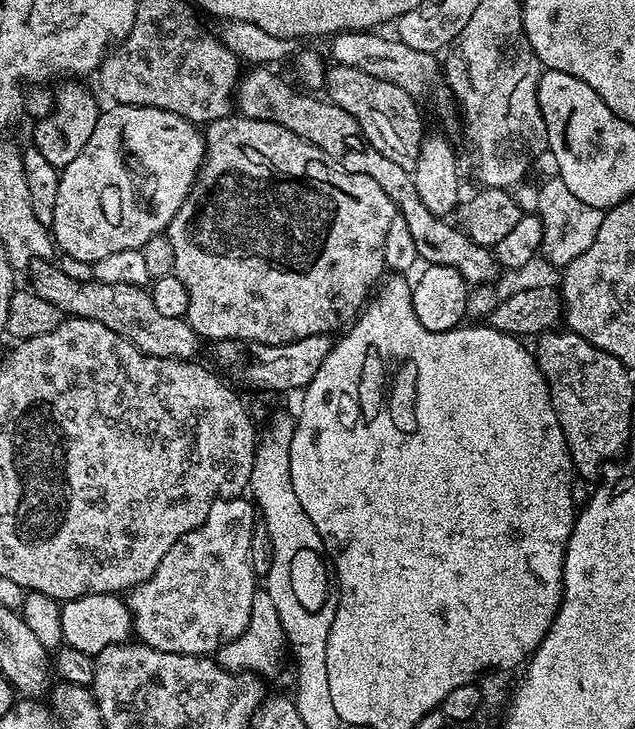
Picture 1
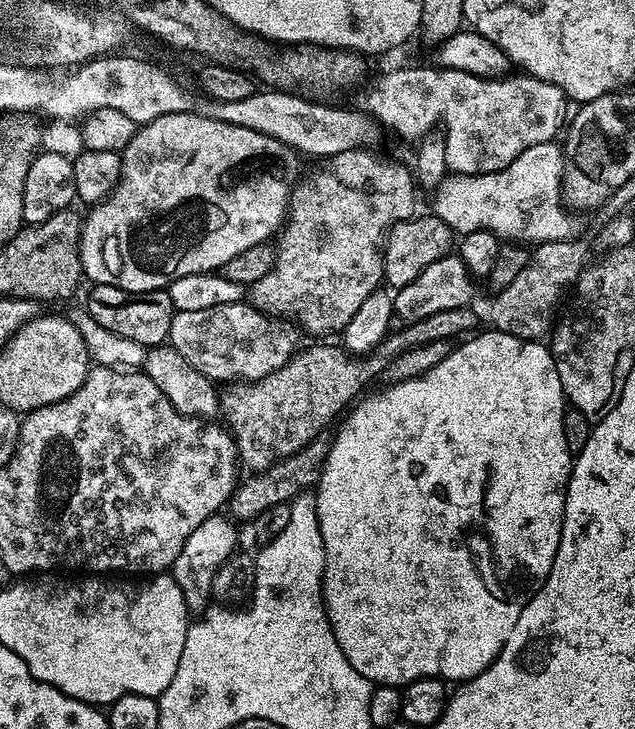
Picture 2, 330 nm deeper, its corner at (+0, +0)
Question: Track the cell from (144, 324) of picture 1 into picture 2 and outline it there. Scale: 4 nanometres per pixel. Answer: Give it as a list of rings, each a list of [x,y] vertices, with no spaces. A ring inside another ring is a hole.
[[[454,309],[430,314],[430,318],[422,318],[413,324],[405,323],[400,326],[404,328],[397,332],[389,331],[380,345],[367,354],[349,354],[343,347],[335,348],[328,344],[332,342],[316,342],[313,348],[304,348],[301,352],[299,349],[281,368],[262,378],[225,383],[219,393],[218,412],[220,416],[224,415],[223,423],[234,437],[239,459],[251,458],[252,444],[269,452],[272,458],[292,456],[308,447],[308,443],[317,439],[323,433],[320,431],[336,415],[339,417],[369,387],[367,384],[371,380],[381,379],[384,369],[391,360],[398,358],[398,354],[426,342],[459,337],[464,334],[464,320],[472,320],[468,311],[457,312]]]

